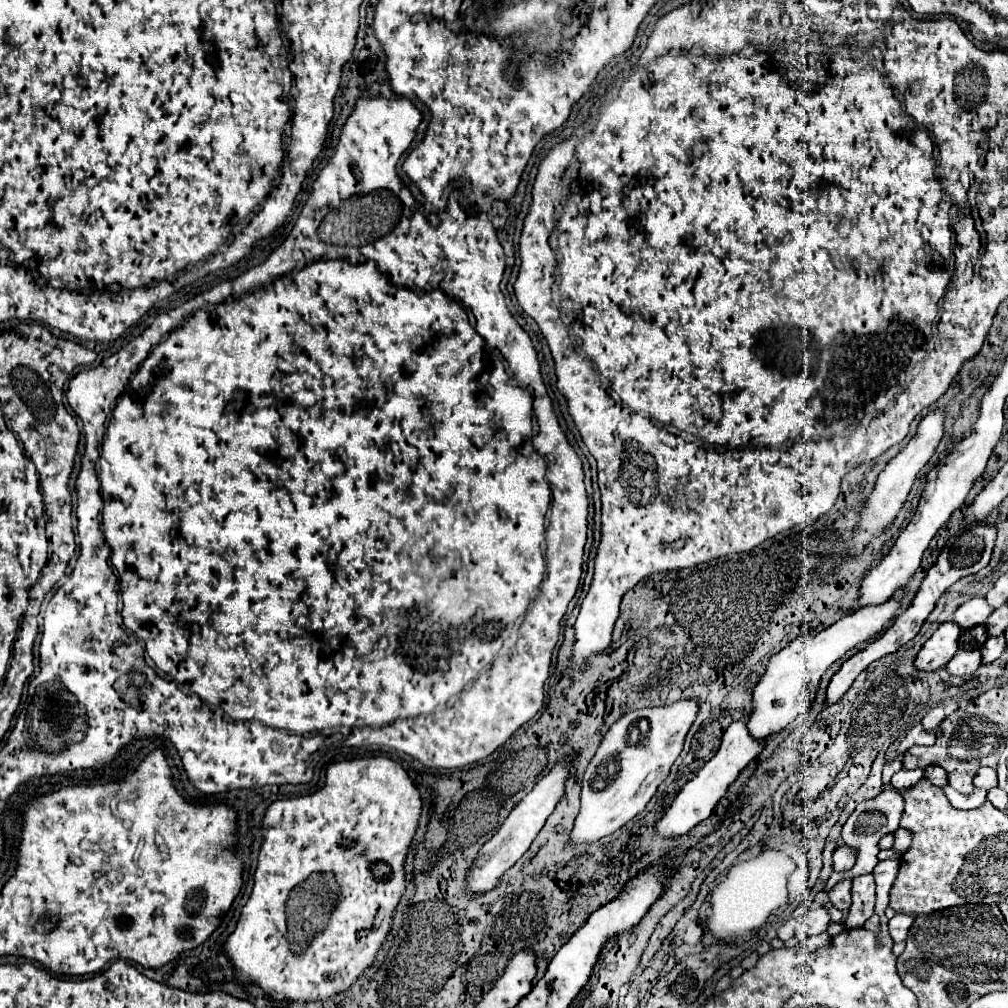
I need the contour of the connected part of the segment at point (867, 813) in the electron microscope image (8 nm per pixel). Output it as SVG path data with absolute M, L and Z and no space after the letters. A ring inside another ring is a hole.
M885 789L885 791L881 791L875 799L869 799L869 801L863 801L861 805L857 805L857 809L849 815L847 823L843 825L843 833L841 833L841 839L845 841L845 845L857 851L857 863L853 865L853 869L851 869L849 873L833 871L823 892L827 893L843 878L853 879L853 877L857 877L857 875L863 875L863 873L871 873L871 871L873 871L873 867L875 867L877 861L879 861L879 859L877 859L879 839L881 839L885 833L891 833L891 831L899 829L899 821L901 821L903 809L905 809L903 797L901 797L901 793L897 793L895 789Z

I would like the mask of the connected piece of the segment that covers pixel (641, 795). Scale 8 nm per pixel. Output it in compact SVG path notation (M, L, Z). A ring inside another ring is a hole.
M695 699L677 701L665 707L653 709L637 709L623 715L611 729L605 733L595 757L591 759L585 775L583 775L583 791L581 791L581 811L575 819L575 827L569 835L571 845L595 843L601 837L613 835L627 821L639 815L649 799L655 795L657 787L667 779L671 765L683 751L685 735L691 723L697 717ZM647 719L651 731L643 743L631 745L629 731L641 721Z

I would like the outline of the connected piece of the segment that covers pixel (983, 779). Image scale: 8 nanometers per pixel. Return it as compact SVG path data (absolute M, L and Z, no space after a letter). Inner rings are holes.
M981 767L975 777L973 777L973 785L981 787L981 789L993 789L997 787L997 773L991 767Z

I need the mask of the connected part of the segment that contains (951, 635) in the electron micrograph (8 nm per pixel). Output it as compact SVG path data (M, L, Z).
M945 621L939 625L939 629L925 641L921 647L915 667L919 671L937 671L947 665L947 661L957 653L957 637L961 635L961 629L957 629L957 623Z

